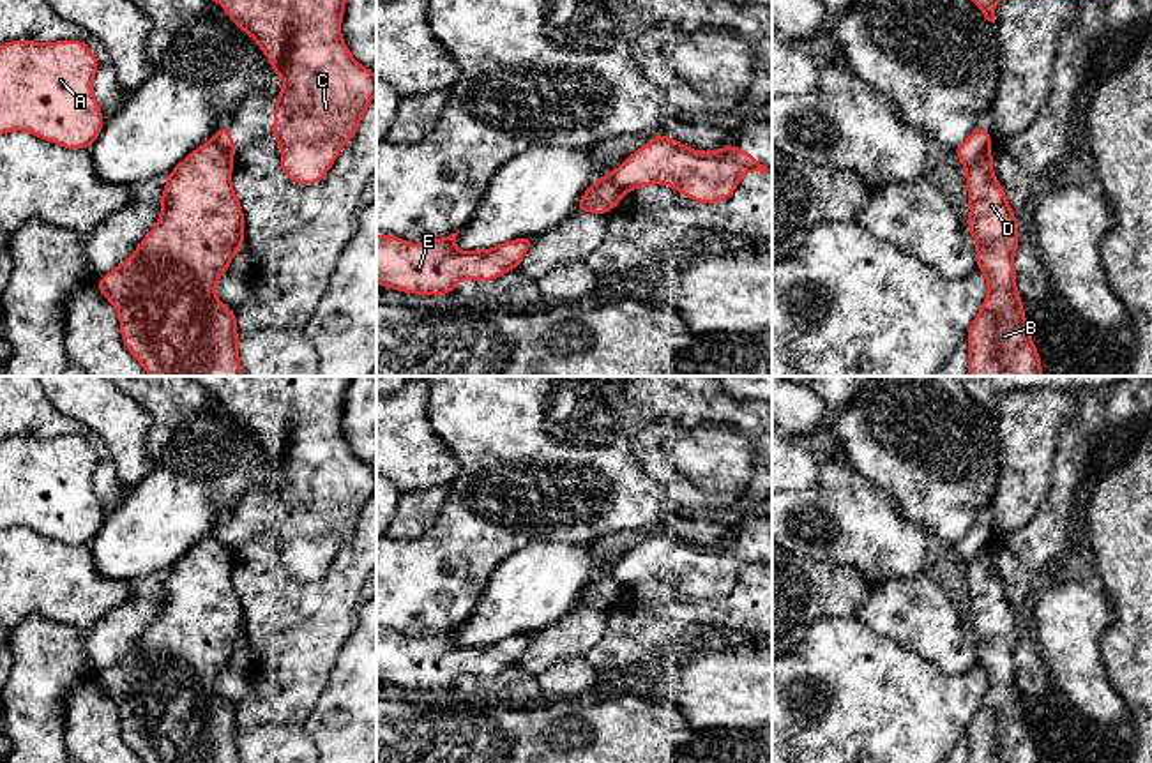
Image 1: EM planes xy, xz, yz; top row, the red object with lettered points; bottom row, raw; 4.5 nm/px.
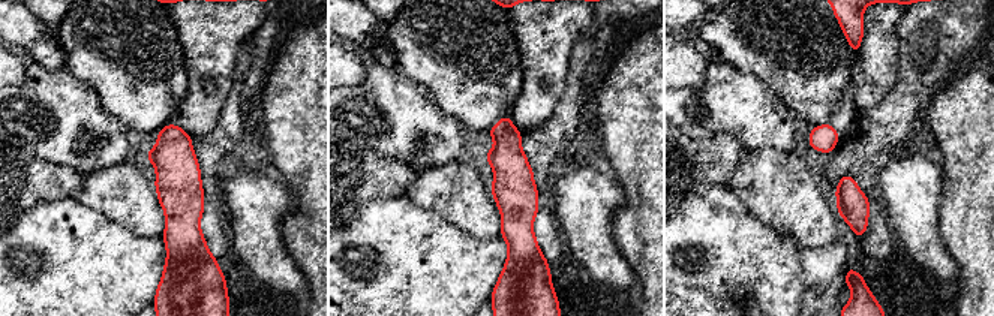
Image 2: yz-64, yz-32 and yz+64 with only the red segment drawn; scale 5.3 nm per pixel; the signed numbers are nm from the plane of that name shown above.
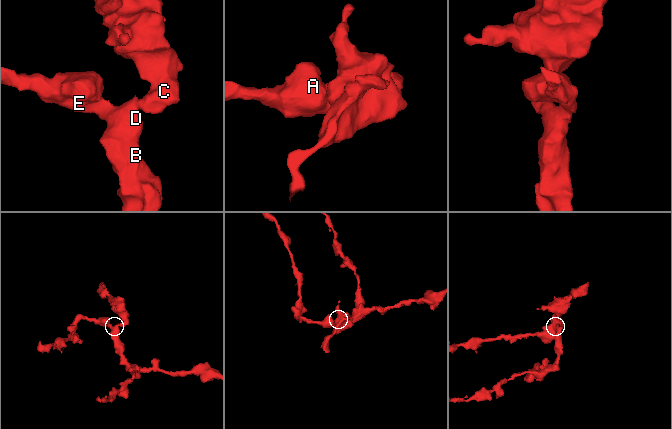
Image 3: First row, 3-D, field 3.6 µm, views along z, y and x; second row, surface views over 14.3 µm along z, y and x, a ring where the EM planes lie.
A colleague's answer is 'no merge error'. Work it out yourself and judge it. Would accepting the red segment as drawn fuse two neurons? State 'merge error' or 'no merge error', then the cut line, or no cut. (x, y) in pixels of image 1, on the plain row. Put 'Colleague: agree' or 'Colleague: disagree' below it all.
merge error | yz (988, 541), (965, 564)
Colleague: disagree

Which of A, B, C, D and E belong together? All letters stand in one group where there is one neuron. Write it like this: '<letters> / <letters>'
A B D E / C

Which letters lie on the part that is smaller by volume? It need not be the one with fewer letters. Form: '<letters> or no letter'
C

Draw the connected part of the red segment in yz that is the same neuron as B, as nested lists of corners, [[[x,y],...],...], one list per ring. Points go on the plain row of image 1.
[[[989,542],[965,563],[968,625],[988,691],[966,729],[968,763],[1041,763],[1016,685],[1014,652],[1019,639],[1016,609],[993,570]]]

